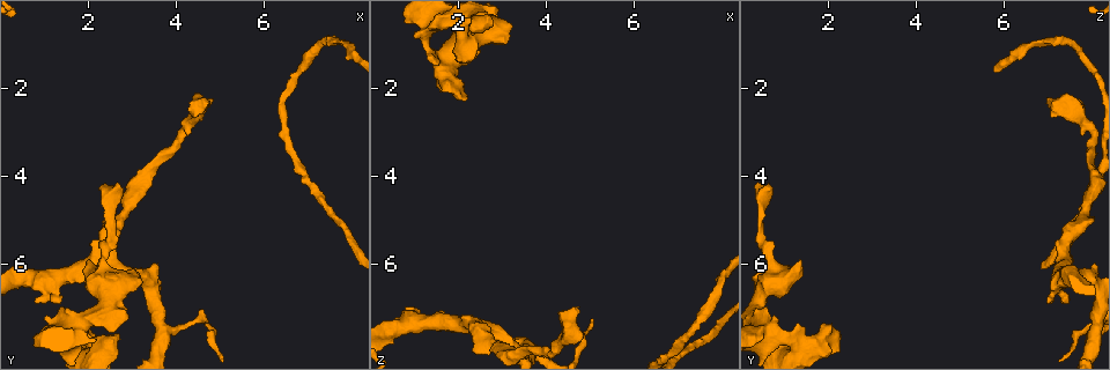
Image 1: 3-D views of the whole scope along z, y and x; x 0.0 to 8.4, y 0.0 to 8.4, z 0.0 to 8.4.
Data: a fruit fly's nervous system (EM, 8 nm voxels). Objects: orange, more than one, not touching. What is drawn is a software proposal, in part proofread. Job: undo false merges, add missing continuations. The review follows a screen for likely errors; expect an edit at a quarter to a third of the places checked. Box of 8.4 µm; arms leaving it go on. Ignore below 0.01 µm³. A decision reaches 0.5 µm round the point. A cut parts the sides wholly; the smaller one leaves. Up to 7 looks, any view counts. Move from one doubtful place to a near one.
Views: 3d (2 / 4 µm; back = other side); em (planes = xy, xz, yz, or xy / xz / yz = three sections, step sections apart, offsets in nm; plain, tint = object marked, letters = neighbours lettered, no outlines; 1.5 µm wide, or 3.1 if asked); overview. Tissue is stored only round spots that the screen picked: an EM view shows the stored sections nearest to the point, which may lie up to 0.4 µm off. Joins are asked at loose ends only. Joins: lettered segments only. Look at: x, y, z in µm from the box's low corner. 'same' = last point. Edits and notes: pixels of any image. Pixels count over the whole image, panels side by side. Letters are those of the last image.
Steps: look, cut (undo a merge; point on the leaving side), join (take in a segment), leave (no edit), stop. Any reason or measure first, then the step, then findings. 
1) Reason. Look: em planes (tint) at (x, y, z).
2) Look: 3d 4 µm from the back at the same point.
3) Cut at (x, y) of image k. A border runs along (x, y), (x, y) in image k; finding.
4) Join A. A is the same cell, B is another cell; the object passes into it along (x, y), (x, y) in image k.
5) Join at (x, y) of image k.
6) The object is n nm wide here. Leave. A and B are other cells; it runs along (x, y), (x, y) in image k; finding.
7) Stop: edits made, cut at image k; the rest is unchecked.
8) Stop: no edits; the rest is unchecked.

Three arms meet. Look: em planes (tint) at (1.35, 7.60, 0.60).

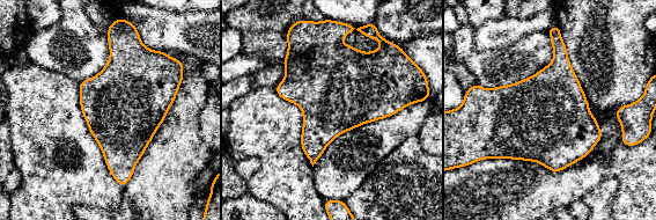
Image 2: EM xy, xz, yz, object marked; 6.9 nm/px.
Look: em planes (letters) at the same point.

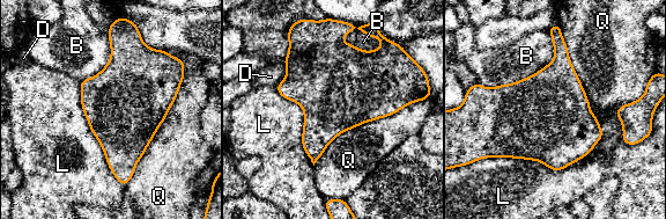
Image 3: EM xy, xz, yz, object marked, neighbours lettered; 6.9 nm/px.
Leave. B, D, L and Q are other cells; all the same cell.

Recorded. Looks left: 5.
Stops while still wide. Look: em planes (letters) at (2.00, 6.00, 1.40).

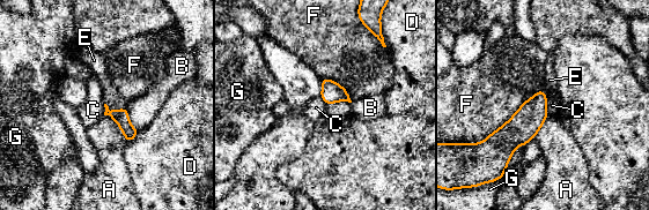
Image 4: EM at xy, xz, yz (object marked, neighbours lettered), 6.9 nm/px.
The longest contact is with F, 600 nm. Leave. A, B, C, D, E, F and G are other cells; no lettered segment goes on from it.

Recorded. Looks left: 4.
Free end. Look: 3d 4 µm at (0.80, 6.85, 7.05).

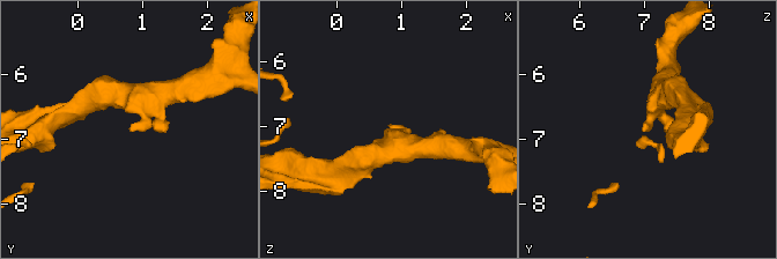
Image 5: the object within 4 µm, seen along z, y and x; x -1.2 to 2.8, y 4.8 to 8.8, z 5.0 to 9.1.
Shape alone is not enough. Look: em planes (letters) at (0.85, 6.85, 6.95).

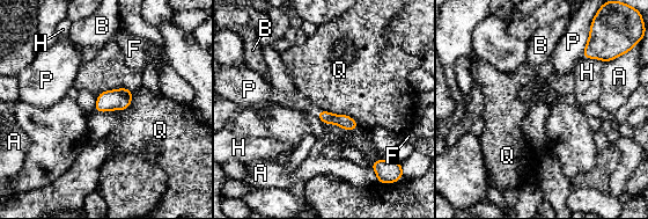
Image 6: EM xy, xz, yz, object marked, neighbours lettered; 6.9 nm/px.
Leave. A, B, F, H, P and Q are other cells; none of them fits.

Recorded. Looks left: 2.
Stop: no edits; the rest is unchecked.

